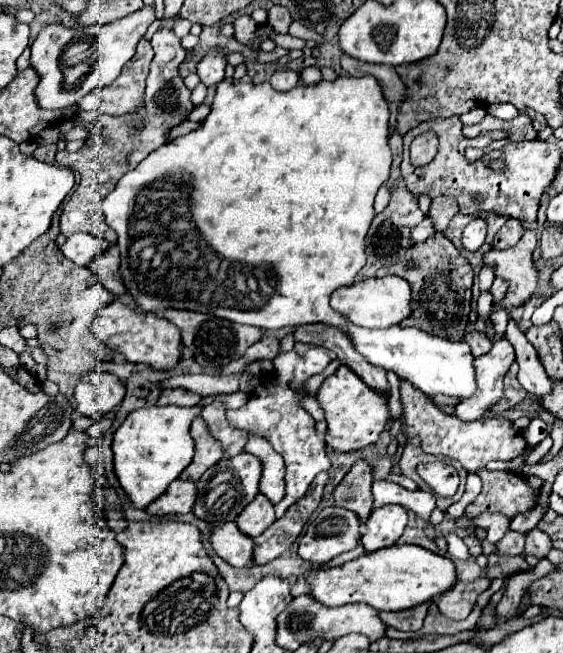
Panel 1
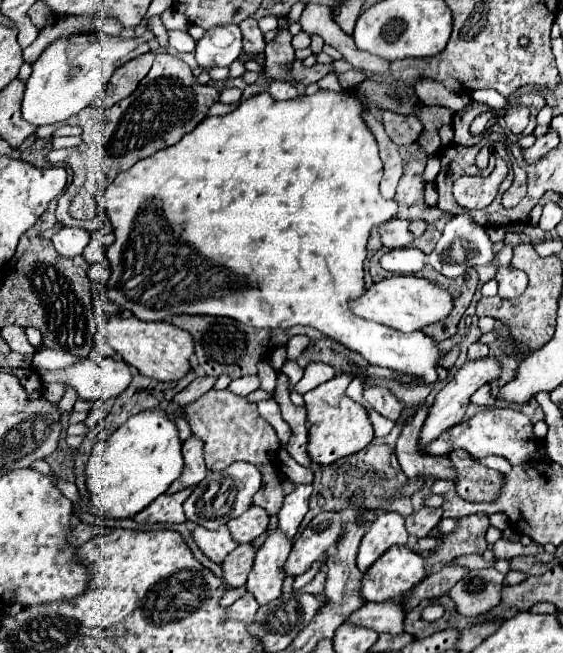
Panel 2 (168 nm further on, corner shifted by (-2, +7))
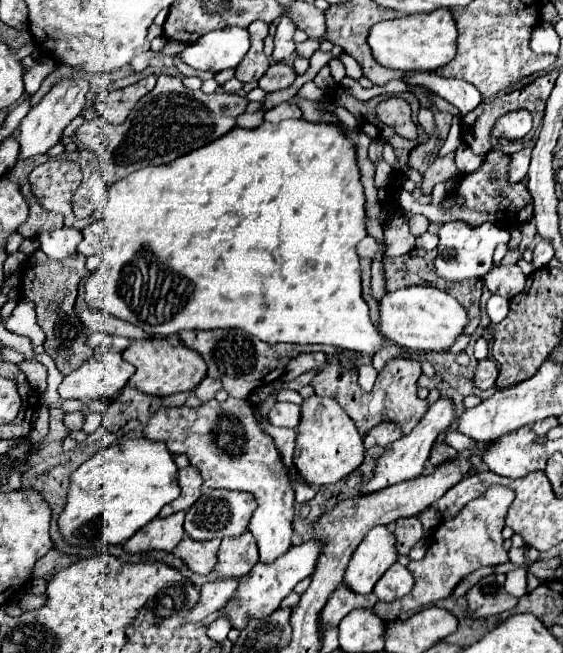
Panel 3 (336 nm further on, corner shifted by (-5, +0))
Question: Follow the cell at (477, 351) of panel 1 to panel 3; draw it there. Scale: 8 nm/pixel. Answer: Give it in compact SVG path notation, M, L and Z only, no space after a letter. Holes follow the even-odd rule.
M490 358L478 362L476 376L474 376L474 384L476 384L476 388L480 388L480 390L488 390L488 388L494 386L496 378L498 378L498 368L496 368L496 364L494 364Z

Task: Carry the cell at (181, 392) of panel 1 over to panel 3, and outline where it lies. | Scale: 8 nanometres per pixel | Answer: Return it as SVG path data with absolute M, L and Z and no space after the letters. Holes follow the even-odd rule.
M206 376L194 392L196 392L196 396L198 396L202 402L208 402L208 400L212 400L212 398L216 396L216 392L218 392L220 388L222 388L220 380L214 380L214 378Z

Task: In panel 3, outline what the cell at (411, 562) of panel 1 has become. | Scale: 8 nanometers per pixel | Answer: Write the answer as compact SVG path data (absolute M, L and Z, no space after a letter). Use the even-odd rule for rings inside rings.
M396 562L378 580L378 584L374 586L374 594L378 596L378 600L392 602L392 600L398 600L400 596L406 596L412 590L412 586L414 586L412 574L408 572L406 566Z

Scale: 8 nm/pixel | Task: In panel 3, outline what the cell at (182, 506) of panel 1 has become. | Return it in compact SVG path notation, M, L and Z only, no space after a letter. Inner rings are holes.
M178 512L168 518L154 518L146 528L140 528L126 544L124 552L140 554L140 552L172 552L178 542L184 538L184 512Z

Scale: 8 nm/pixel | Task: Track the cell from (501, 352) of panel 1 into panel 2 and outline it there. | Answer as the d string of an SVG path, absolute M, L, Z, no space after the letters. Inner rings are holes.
M485 357L485 359L467 361L461 369L457 369L455 377L453 377L453 379L437 393L437 397L435 397L435 403L433 403L433 407L431 407L431 411L429 411L429 417L427 417L427 421L425 421L423 429L421 429L421 443L419 443L419 447L423 447L423 445L427 445L429 441L437 439L445 429L461 423L463 417L465 417L465 411L467 411L467 407L469 407L469 403L471 403L471 395L473 395L481 385L499 379L499 375L501 375L501 363L499 363L495 357Z

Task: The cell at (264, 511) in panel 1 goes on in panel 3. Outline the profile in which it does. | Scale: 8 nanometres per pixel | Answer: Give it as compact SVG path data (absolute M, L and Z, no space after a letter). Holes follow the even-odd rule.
M246 532L240 538L224 538L210 578L212 580L220 580L220 578L240 580L246 572L250 572L250 568L256 562L258 562L258 548L250 532Z

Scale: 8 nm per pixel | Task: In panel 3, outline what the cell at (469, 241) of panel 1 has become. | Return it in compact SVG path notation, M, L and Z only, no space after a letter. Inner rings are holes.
M454 220L442 224L440 232L440 244L438 244L438 260L436 270L442 278L448 280L466 280L466 278L482 278L492 268L492 254L494 248L500 242L508 242L510 234L504 228L494 228L494 224L480 224L480 226L468 226L466 222Z

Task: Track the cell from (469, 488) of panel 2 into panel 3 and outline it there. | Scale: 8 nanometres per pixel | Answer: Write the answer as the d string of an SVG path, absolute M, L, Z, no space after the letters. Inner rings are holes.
M434 444L434 448L430 450L430 464L436 466L436 464L442 464L446 460L452 460L456 456L456 450L450 448L448 444Z

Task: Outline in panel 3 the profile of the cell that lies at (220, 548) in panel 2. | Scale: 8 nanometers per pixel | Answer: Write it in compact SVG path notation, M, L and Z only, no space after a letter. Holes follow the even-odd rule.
M188 536L182 538L182 542L172 550L172 554L180 560L186 562L186 566L196 572L196 574L208 574L212 572L216 564L216 554L218 554L220 540L208 540L208 542L196 542Z

